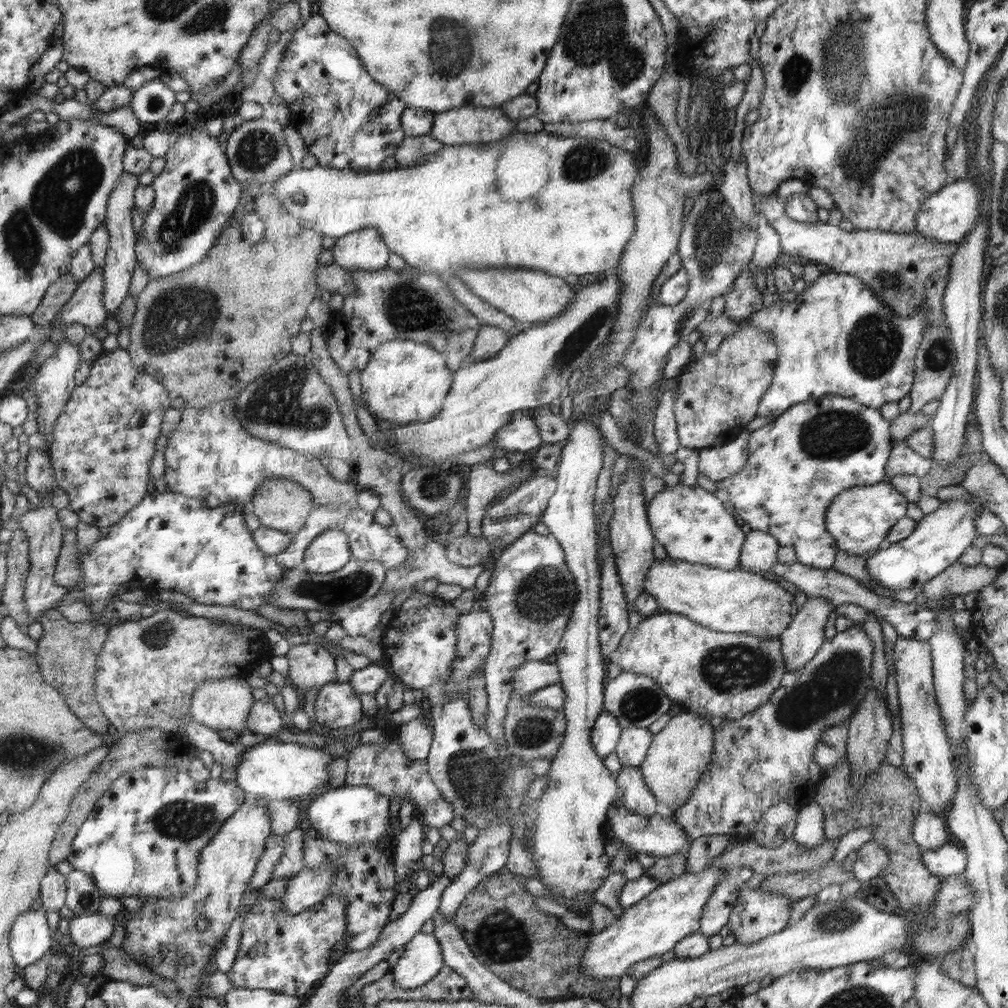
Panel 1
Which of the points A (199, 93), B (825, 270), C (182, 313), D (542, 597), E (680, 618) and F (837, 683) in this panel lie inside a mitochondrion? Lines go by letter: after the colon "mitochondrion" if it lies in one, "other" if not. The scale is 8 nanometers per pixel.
A: other
B: other
C: mitochondrion
D: mitochondrion
E: other
F: mitochondrion

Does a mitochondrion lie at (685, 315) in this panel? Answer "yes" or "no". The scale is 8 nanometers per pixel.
yes

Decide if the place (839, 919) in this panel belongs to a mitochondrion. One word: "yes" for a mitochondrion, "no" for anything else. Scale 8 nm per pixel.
yes

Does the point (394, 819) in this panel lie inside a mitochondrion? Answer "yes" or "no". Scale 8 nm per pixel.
no

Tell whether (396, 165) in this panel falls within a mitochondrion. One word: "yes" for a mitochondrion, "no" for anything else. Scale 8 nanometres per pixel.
no

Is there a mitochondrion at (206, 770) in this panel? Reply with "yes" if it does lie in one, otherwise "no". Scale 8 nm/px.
no

